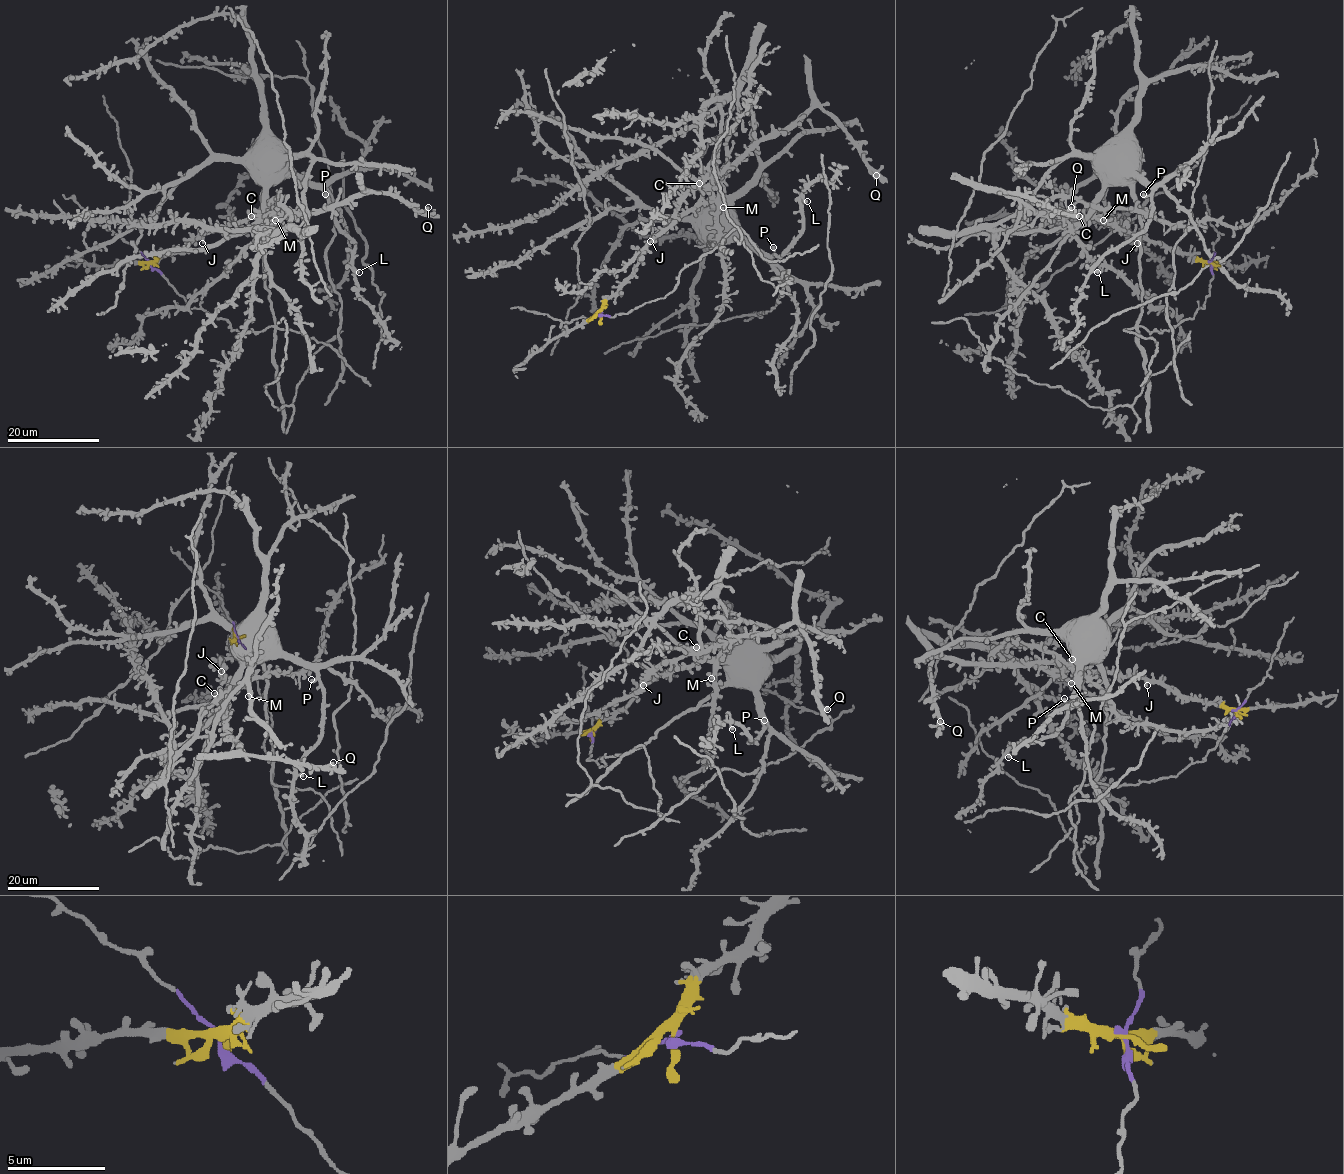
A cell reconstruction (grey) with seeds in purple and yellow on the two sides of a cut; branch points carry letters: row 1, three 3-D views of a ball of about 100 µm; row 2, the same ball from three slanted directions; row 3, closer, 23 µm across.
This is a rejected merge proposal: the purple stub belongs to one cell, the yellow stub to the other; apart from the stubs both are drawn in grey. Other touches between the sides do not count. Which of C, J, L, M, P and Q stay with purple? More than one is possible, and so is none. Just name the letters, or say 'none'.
L, P

